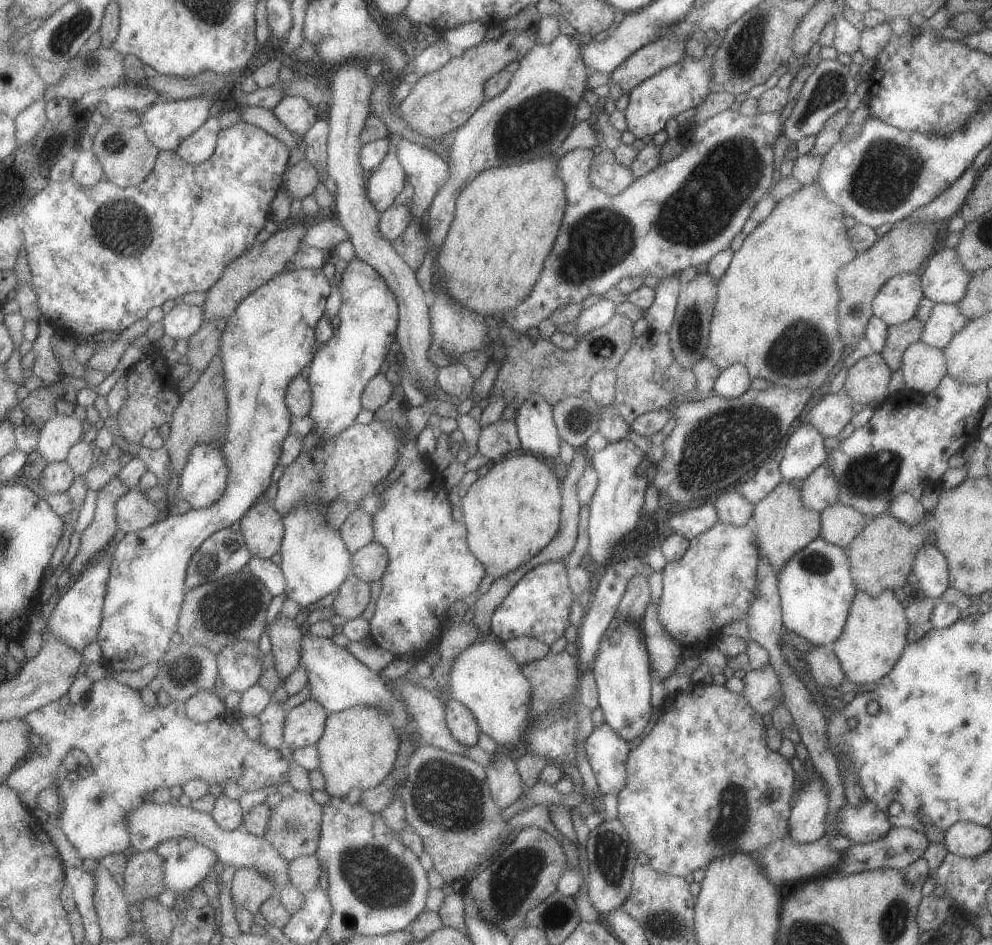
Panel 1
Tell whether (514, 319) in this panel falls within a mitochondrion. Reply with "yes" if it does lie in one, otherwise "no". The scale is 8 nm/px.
no

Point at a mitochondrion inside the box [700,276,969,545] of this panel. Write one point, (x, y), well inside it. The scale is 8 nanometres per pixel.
(873, 473)

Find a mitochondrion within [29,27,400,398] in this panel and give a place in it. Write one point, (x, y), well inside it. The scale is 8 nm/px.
(122, 225)

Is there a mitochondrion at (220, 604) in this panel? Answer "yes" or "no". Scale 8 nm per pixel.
yes

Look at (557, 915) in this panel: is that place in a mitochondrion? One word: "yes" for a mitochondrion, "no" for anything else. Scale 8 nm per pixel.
yes

